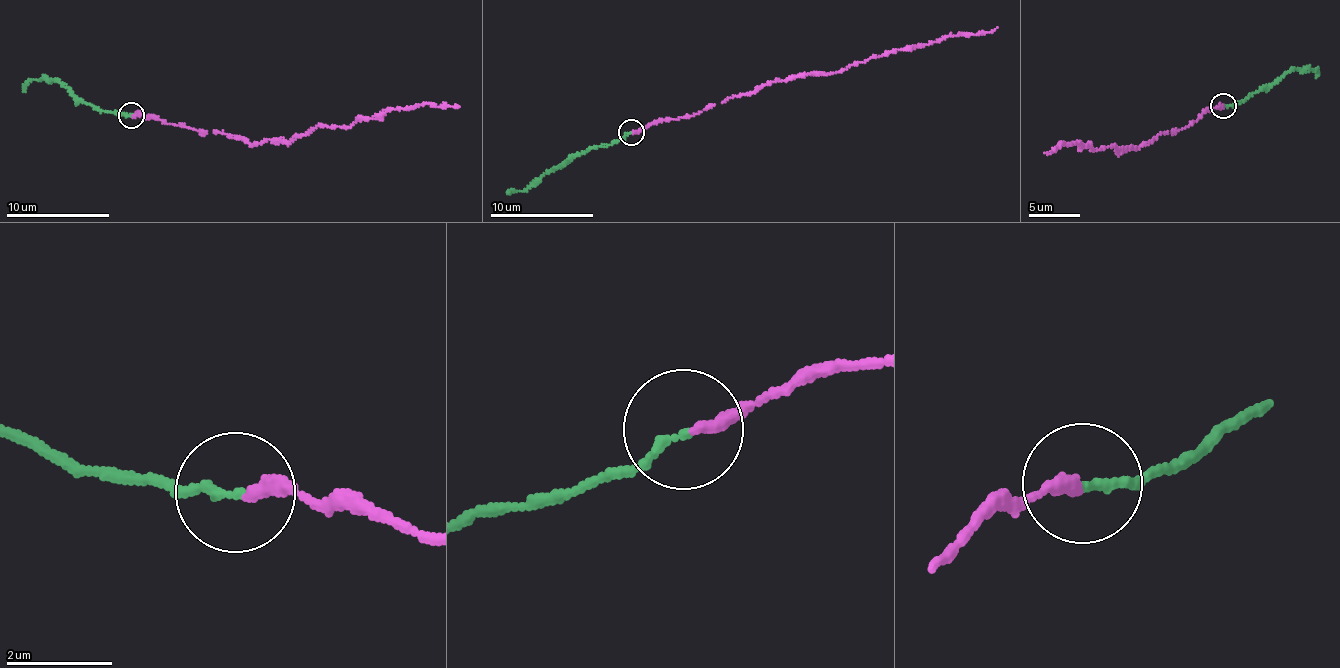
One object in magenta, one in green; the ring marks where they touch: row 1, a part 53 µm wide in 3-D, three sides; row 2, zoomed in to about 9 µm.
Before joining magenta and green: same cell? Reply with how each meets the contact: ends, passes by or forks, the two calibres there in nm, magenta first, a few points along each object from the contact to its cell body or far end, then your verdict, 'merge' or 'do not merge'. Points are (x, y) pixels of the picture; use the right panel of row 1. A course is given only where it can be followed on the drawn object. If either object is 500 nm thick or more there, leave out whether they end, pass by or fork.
magenta ends | green ends | 240/150 nm | magenta via (1223, 106), (1135, 149), (1117, 153), (1114, 147), (1092, 151), (1076, 142), (1059, 142), (1055, 151), (1044, 153) | green via (1224, 105), (1236, 103), (1298, 68), (1317, 69), (1316, 77) | merge

